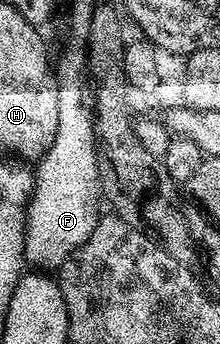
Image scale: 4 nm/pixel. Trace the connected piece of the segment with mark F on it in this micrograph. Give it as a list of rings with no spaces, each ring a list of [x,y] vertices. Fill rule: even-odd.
[[[65,63],[59,67],[57,92],[59,129],[51,149],[36,164],[33,195],[25,208],[25,257],[37,269],[60,268],[65,258],[91,237],[103,211],[97,144],[93,138],[93,92],[83,78],[82,64]]]

